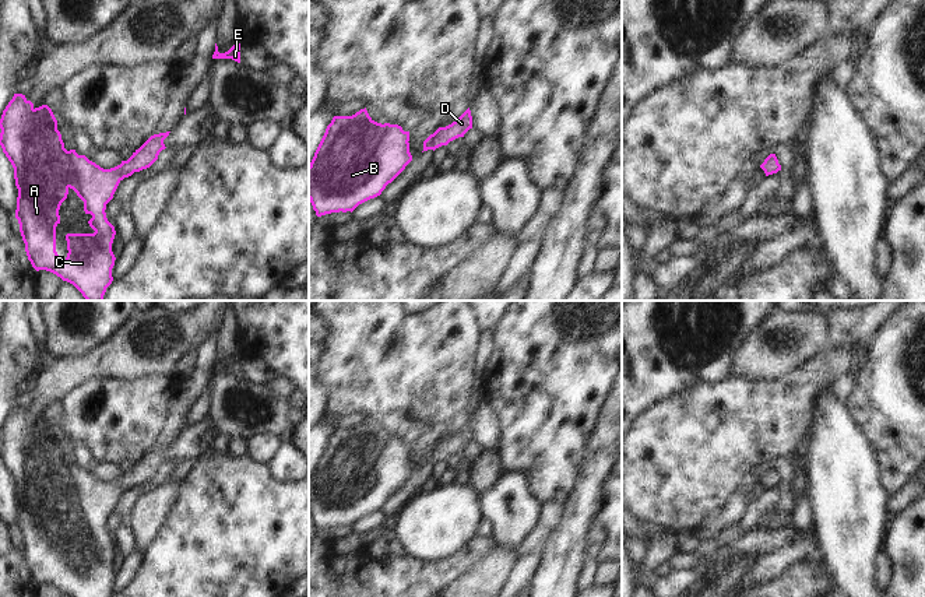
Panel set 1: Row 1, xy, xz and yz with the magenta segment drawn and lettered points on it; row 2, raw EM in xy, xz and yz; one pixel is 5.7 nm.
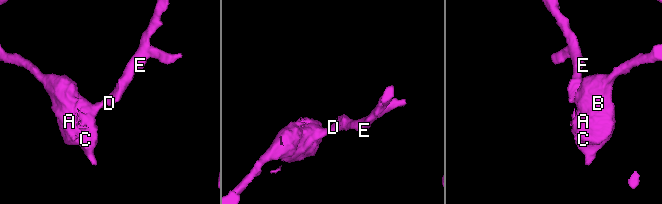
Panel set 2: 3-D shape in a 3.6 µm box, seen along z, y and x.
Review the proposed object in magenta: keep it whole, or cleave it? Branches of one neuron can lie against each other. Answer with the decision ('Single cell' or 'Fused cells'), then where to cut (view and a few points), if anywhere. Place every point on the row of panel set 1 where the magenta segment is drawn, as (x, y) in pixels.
Single cell. No split.

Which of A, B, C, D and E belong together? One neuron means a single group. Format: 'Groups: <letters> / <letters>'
Groups: A B C D E.

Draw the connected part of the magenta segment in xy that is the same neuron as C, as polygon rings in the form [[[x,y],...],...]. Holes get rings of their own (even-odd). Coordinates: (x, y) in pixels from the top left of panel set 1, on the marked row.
[[[14,94],[3,110],[0,129],[0,145],[14,168],[18,189],[15,218],[32,267],[36,271],[50,271],[73,284],[87,301],[103,301],[106,288],[113,281],[112,268],[116,260],[112,252],[116,231],[106,218],[106,204],[124,178],[150,168],[158,159],[159,152],[166,148],[163,140],[170,131],[151,136],[127,161],[103,169],[85,155],[78,155],[75,150],[67,151],[52,109],[48,105],[35,108],[22,94]],[[70,189],[84,201],[85,214],[92,215],[88,224],[95,232],[67,233],[68,253],[60,260],[56,252],[56,226],[60,224],[60,206]]]

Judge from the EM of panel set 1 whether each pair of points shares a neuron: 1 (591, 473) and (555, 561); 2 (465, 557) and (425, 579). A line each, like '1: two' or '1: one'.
1: one
2: one

